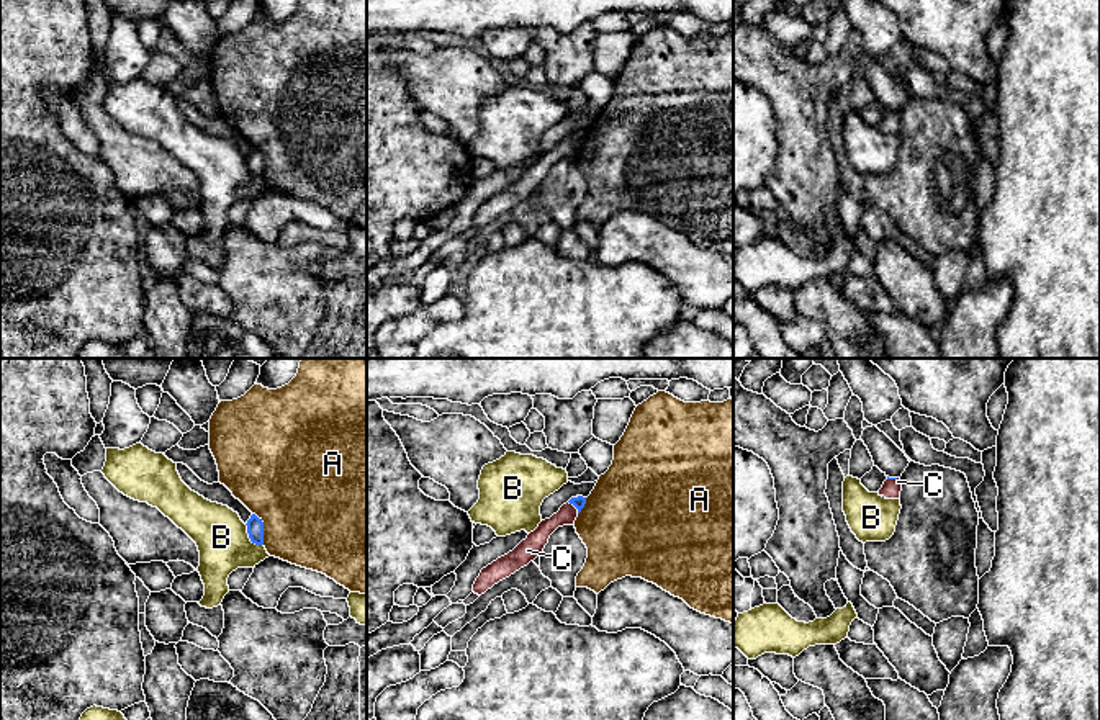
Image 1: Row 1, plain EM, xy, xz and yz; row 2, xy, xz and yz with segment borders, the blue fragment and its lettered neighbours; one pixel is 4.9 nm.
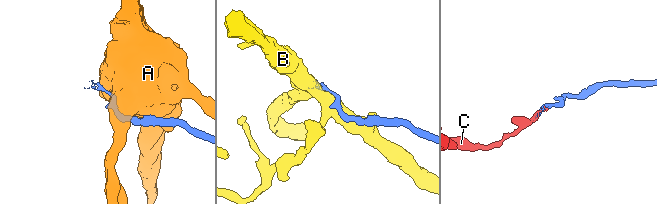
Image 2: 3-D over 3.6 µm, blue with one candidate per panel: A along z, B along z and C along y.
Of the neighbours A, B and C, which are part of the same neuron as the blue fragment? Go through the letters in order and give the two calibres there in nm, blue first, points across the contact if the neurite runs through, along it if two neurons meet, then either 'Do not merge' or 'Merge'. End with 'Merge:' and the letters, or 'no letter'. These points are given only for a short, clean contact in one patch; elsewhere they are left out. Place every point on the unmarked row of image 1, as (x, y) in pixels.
A: Thickness 80 nm (blue) against 480 nm. Do not merge
B: Thickness 80 nm (blue) against 260 nm. Do not merge
C: Thickness 60 nm (blue) against 90 nm. Path across: xz (580, 134), (575, 139), (567, 148). Merge
Merge: C

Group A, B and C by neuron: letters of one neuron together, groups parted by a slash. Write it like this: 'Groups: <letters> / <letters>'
Groups: A / B / C

